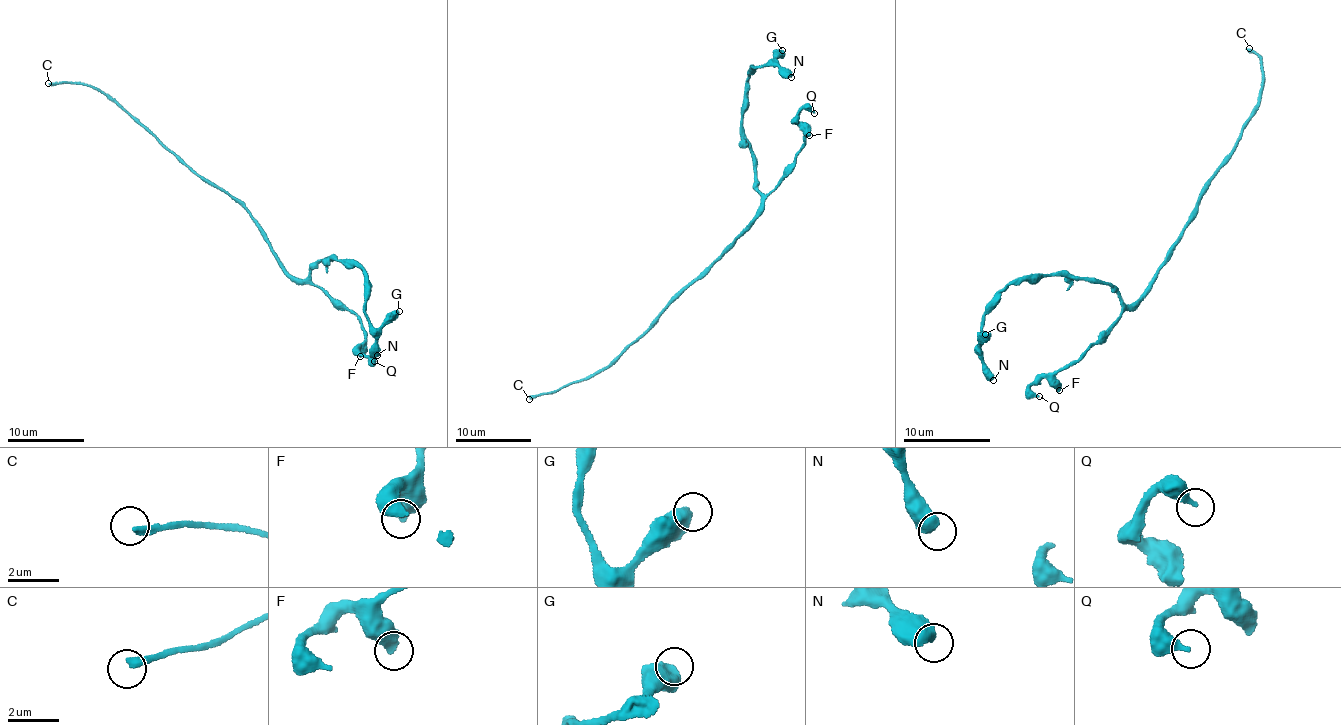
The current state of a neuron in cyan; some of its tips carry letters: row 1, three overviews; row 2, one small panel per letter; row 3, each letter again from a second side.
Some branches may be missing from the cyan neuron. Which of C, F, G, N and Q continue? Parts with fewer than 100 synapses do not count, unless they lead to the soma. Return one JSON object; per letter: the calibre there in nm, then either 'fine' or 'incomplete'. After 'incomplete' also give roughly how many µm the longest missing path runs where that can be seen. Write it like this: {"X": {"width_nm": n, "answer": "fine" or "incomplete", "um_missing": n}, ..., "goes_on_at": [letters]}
{"C": {"width_nm": 300, "answer": "incomplete", "um_missing": 200}, "F": {"width_nm": 550, "answer": "fine"}, "G": {"width_nm": 650, "answer": "fine"}, "N": {"width_nm": 650, "answer": "fine"}, "Q": {"width_nm": 360, "answer": "fine"}, "goes_on_at": ["C"]}

